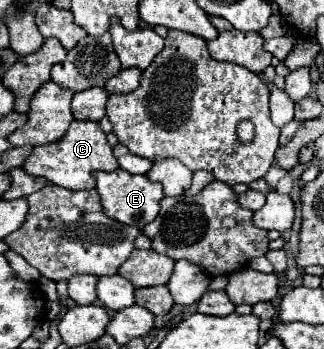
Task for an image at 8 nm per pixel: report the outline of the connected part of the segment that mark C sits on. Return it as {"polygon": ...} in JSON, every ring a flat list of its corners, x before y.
{"polygon":[[74,120,66,132,66,136,60,138,60,142,50,142,42,146,34,146,32,154,24,162,24,172,32,176,42,176,50,184,56,184,60,188,68,190,88,190,94,188,96,180,92,178,92,172,112,172,118,168,116,158,112,156,112,146,106,142,106,134,102,132,98,122,78,122]]}

